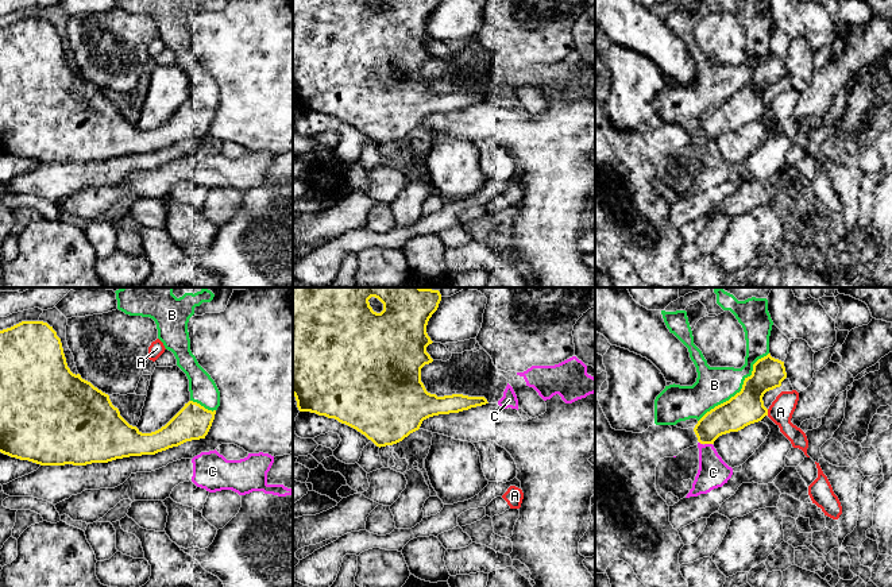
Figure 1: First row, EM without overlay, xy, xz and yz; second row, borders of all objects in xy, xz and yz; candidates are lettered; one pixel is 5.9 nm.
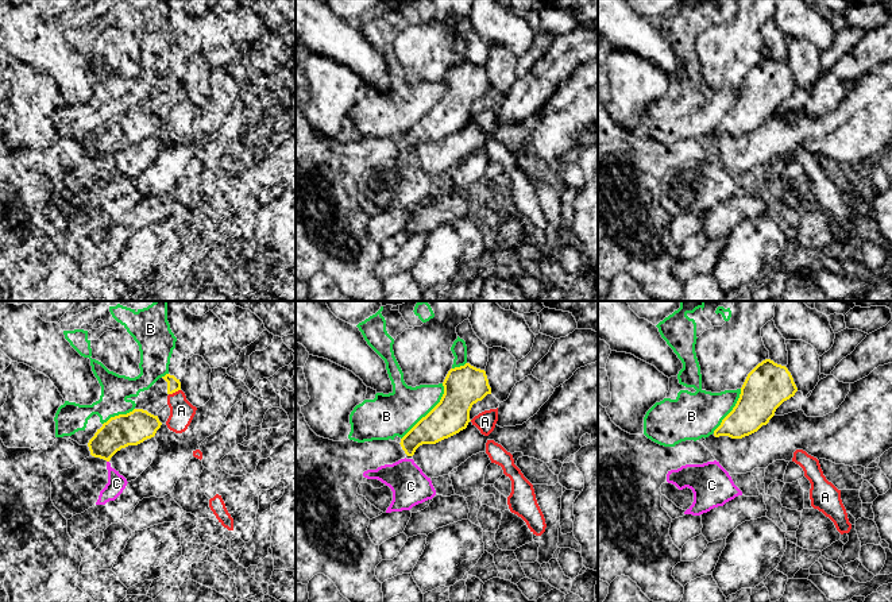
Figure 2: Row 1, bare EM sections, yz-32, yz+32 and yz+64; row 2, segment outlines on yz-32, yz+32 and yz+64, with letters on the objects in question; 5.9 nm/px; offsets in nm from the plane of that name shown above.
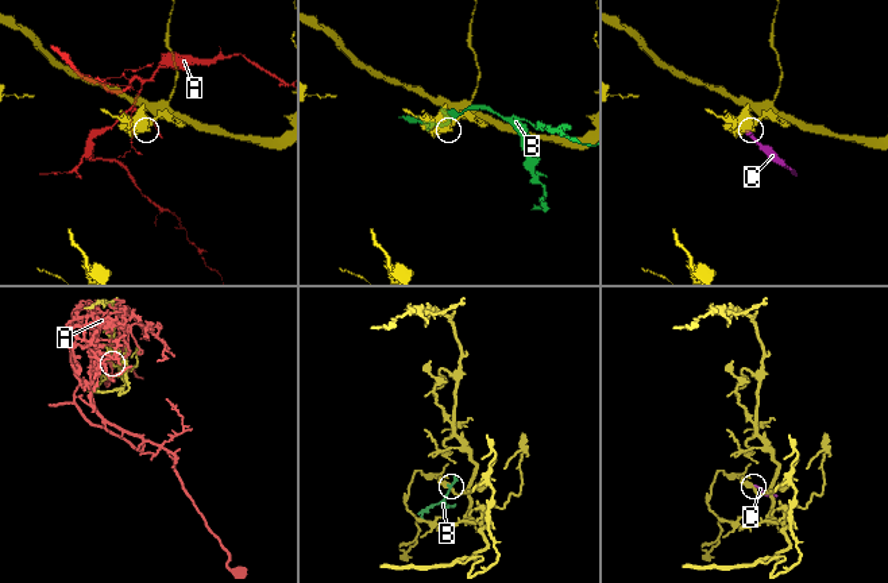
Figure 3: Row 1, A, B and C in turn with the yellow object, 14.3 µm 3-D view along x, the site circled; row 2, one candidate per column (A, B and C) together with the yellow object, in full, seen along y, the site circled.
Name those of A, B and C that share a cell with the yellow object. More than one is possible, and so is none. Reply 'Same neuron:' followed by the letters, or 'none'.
Same neuron: none

